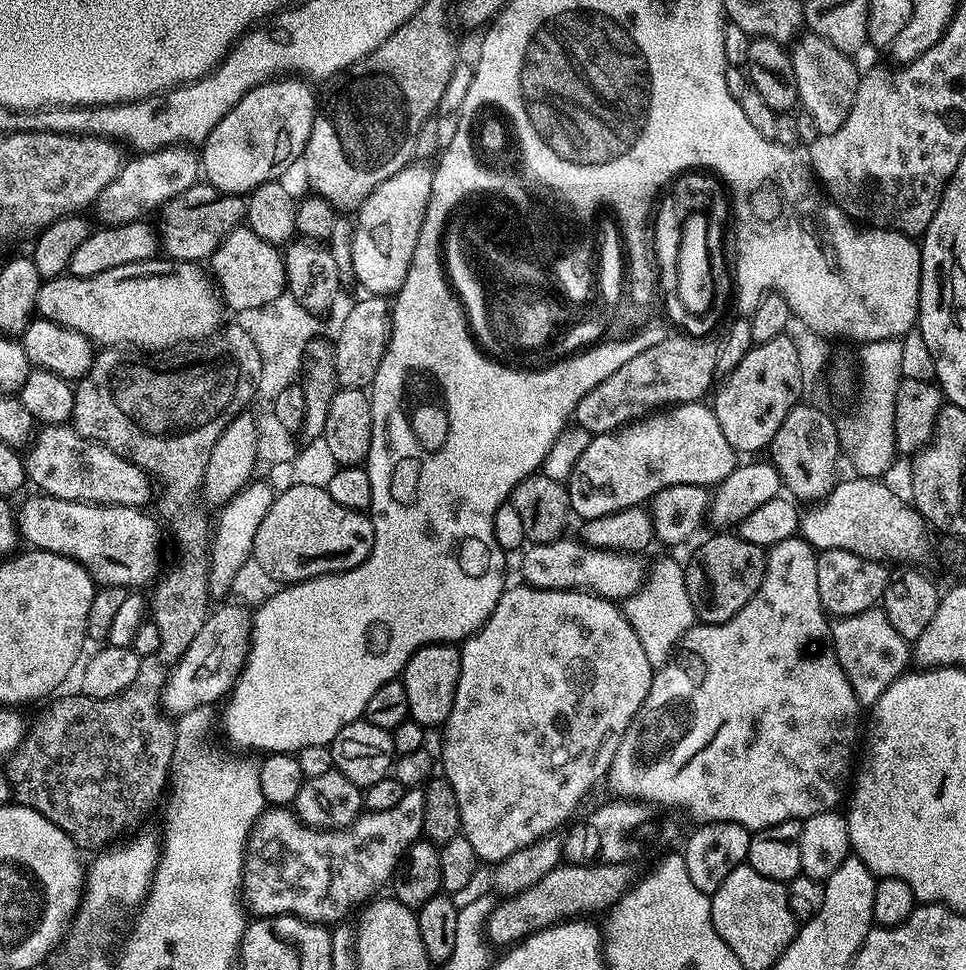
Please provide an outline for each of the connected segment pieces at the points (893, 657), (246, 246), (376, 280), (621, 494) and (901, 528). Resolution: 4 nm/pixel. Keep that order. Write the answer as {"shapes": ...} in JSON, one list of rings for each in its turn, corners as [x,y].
{"shapes":[[[[877,606],[870,610],[862,610],[862,614],[833,619],[830,631],[838,666],[842,666],[842,674],[846,674],[846,682],[850,682],[850,690],[854,690],[856,700],[862,706],[876,704],[878,698],[882,698],[887,688],[899,676],[904,675],[909,667],[910,641],[902,638],[898,630],[894,630],[883,607]]],[[[247,226],[235,228],[234,231],[216,247],[215,252],[213,252],[210,257],[210,265],[211,264],[212,274],[210,272],[210,276],[212,280],[213,278],[216,279],[214,284],[218,289],[219,299],[223,301],[227,307],[229,304],[229,306],[233,308],[233,313],[238,314],[242,310],[254,310],[254,306],[266,306],[266,302],[274,302],[274,298],[278,298],[286,290],[284,258],[281,249],[275,244],[258,238],[258,234],[254,234],[254,230],[250,230]]],[[[427,163],[407,164],[401,172],[394,174],[394,178],[386,178],[386,182],[375,188],[355,213],[356,233],[352,239],[352,276],[365,288],[363,290],[365,293],[395,294],[404,285],[404,279],[410,270],[410,262],[414,258],[414,246],[422,230],[426,206],[430,202],[433,169],[427,168],[424,164]]],[[[703,403],[695,404],[677,404],[669,407],[667,410],[657,411],[655,414],[649,414],[639,420],[633,420],[632,423],[624,425],[623,428],[618,428],[614,432],[601,432],[593,435],[590,446],[586,446],[586,450],[582,453],[582,458],[578,458],[578,462],[574,462],[574,470],[566,481],[568,490],[568,506],[573,513],[580,515],[581,521],[589,520],[590,518],[602,518],[602,514],[614,514],[620,512],[623,508],[635,508],[643,505],[645,502],[651,501],[653,496],[658,494],[658,490],[662,490],[666,486],[682,486],[683,484],[704,484],[707,481],[708,471],[711,470],[712,464],[712,447],[718,444],[717,437],[704,436],[704,412],[706,416],[706,408]]],[[[855,478],[856,480],[841,479],[823,500],[813,503],[809,512],[805,511],[800,518],[800,532],[813,548],[823,550],[837,548],[850,554],[858,554],[867,560],[893,562],[900,560],[924,536],[925,521],[915,507],[903,504],[886,485],[880,484],[876,478]]]]}

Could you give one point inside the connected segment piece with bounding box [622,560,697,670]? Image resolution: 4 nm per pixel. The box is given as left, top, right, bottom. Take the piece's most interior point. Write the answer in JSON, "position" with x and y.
{"position":[661,612]}

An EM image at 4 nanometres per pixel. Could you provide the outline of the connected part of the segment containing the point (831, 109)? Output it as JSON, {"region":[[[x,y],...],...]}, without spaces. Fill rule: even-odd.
{"region":[[[805,31],[791,41],[790,55],[794,66],[794,78],[798,82],[799,107],[804,108],[805,114],[812,119],[817,133],[834,134],[840,129],[842,122],[846,122],[846,118],[850,114],[850,106],[854,106],[856,91],[862,79],[862,72],[856,69],[856,64],[852,61],[855,59],[849,53],[838,50],[838,46],[830,46],[830,42],[826,42],[826,38],[810,31]]]}

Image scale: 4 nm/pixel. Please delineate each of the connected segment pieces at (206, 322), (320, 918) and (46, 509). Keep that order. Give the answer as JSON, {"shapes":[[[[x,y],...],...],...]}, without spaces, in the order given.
{"shapes":[[[[153,258],[139,260],[136,264],[114,266],[102,274],[90,278],[78,278],[71,274],[56,276],[40,285],[35,302],[35,311],[41,320],[52,320],[55,324],[78,330],[96,346],[131,346],[136,350],[172,350],[179,340],[195,342],[207,338],[221,327],[221,301],[208,283],[207,277],[200,273],[201,265],[191,260],[170,260]]],[[[409,788],[402,802],[390,810],[365,811],[356,817],[349,828],[337,830],[311,829],[300,822],[295,811],[284,806],[269,807],[252,830],[248,851],[244,857],[244,883],[242,896],[247,907],[262,916],[297,916],[311,924],[335,925],[343,921],[348,910],[359,900],[367,901],[380,887],[391,881],[394,870],[404,852],[424,831],[424,789]]],[[[43,494],[32,495],[36,496],[22,501],[20,509],[18,506],[14,512],[14,524],[19,539],[28,543],[25,545],[77,560],[100,586],[136,590],[141,587],[139,584],[147,585],[157,575],[160,534],[156,530],[157,521],[151,515],[148,517],[147,511],[117,504],[83,504]]]]}

